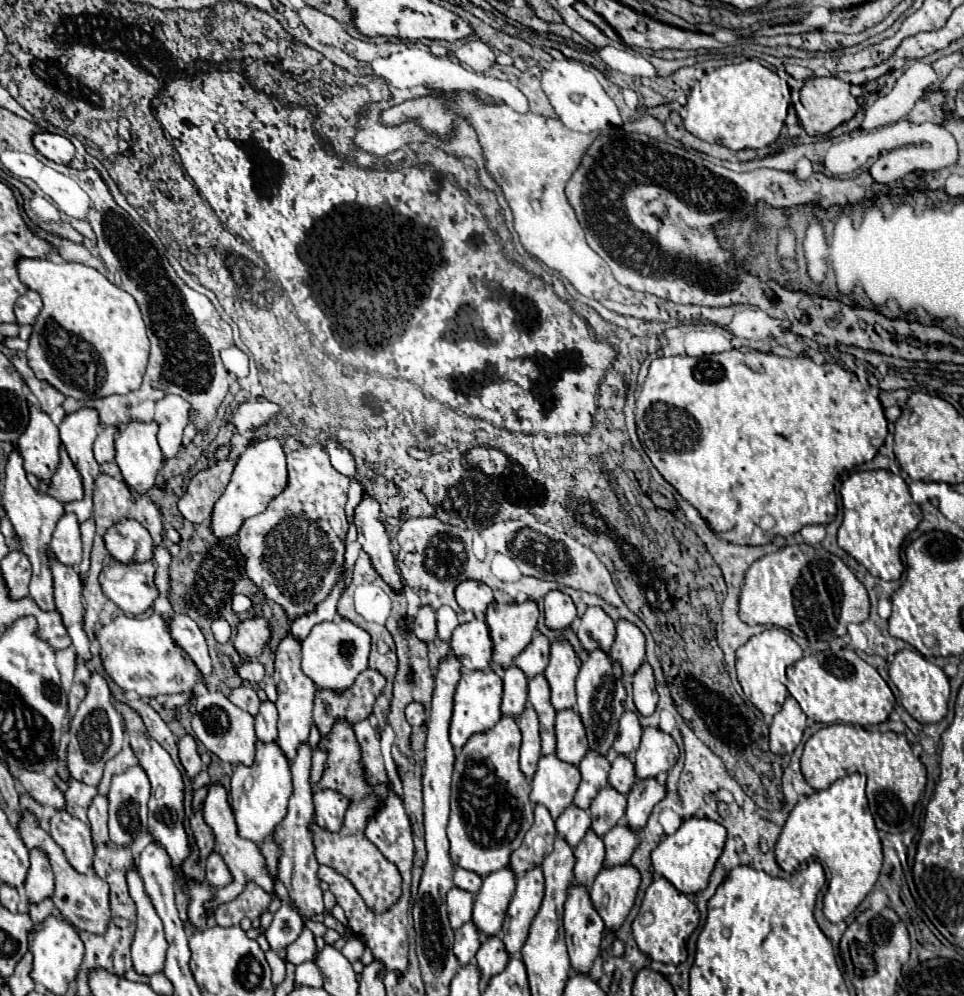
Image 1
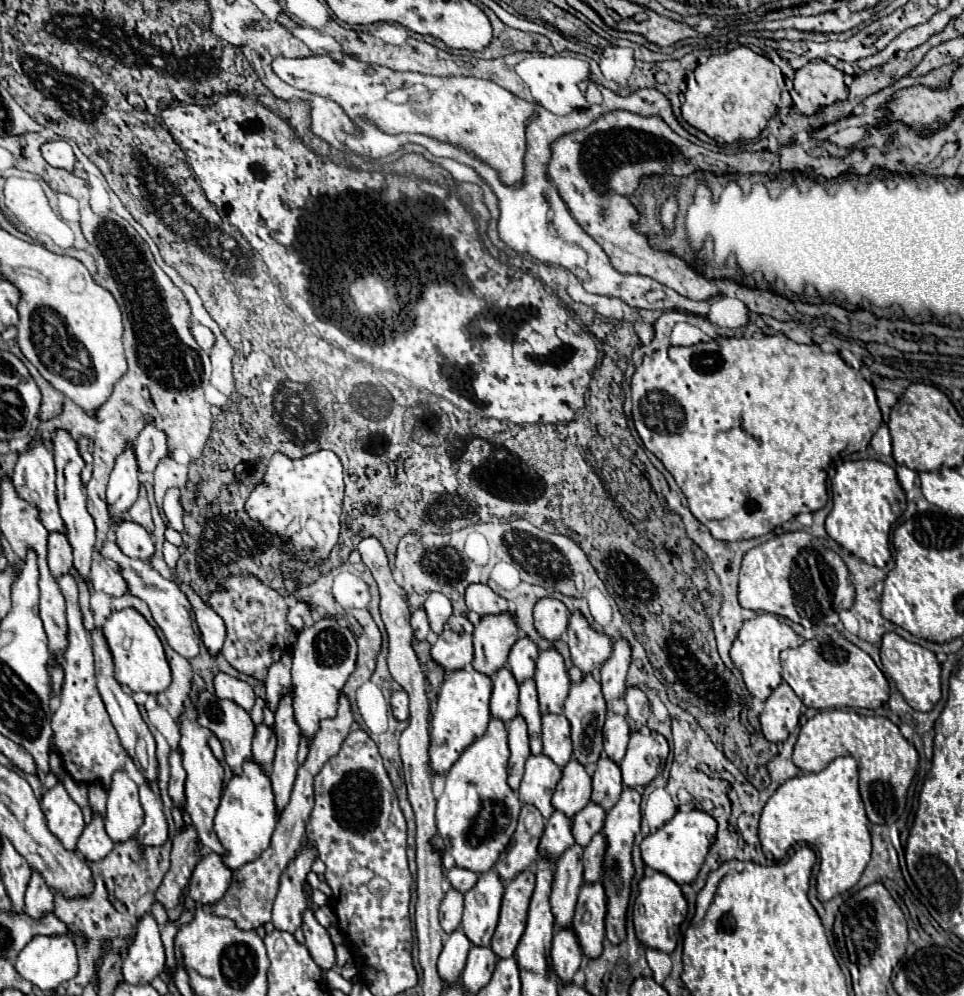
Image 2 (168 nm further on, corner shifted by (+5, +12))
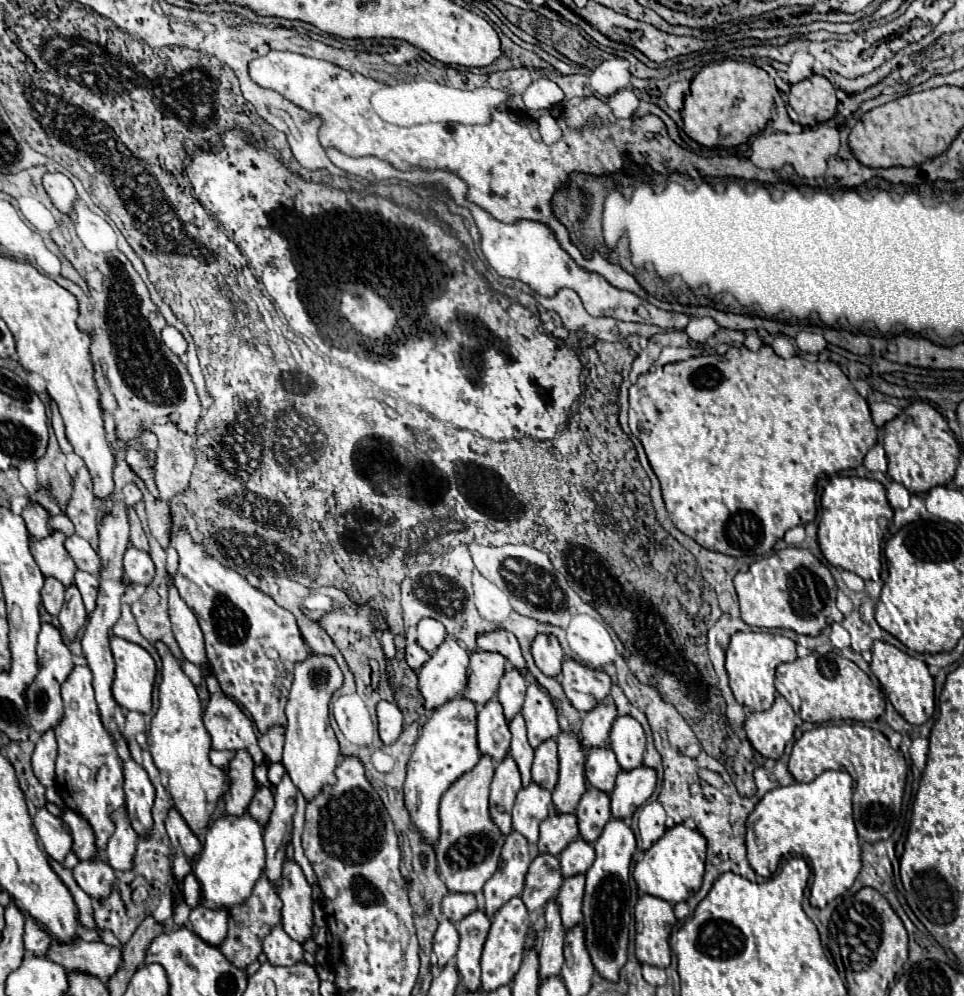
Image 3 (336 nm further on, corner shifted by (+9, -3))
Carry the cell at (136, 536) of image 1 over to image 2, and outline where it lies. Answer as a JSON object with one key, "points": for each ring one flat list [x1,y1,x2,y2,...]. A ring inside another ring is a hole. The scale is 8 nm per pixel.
{"points":[[123,521,117,529,115,529,115,535,117,535,117,545,119,549,127,555,127,557,133,557,133,559,151,559,153,557,153,539,151,535,137,523,133,521]]}

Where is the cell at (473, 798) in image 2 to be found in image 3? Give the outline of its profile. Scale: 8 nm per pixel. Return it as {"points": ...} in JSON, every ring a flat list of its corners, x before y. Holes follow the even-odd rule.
{"points":[[483,754,479,764,471,772,465,772,457,782,453,782,441,798,441,836,435,844,437,872,443,876,443,882,451,892,477,894,497,870,505,836,489,814,489,784,493,774,495,762,491,756]]}

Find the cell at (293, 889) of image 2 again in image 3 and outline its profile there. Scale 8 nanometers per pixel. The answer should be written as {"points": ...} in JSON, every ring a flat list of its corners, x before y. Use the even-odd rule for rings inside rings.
{"points":[[281,924,273,926,267,938,263,940,263,952,267,954,271,964,281,964,281,966,297,964,303,958,303,946,295,944,295,940,287,936]]}

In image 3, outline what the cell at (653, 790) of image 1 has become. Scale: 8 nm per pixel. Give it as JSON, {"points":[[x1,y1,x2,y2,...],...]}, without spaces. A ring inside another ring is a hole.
{"points":[[611,818,603,834,595,840,595,862,587,870,585,900,583,900,583,924,587,930,587,950,595,970,605,980,617,980,619,970,627,962,627,932,629,932,629,866,635,852,635,834,621,818]]}

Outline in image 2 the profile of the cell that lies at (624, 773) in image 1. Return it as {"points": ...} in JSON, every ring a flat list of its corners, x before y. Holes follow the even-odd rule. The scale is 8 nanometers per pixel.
{"points":[[605,753,597,761,597,767,591,777,591,787,593,787,591,801,603,807,605,811,609,811,615,805,615,801,619,801,619,795,623,789,623,783,619,777,619,765,613,763]]}

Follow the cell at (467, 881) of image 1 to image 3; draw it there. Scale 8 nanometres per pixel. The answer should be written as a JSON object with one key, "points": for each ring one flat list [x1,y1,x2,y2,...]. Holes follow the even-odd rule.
{"points":[[449,892,443,898,443,914,451,920,451,922,459,922,463,916,467,916,469,912,473,912,477,908,477,900,471,894,463,894,463,892]]}

